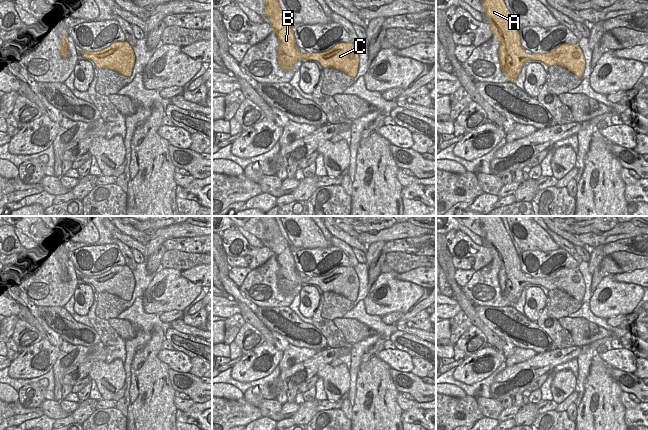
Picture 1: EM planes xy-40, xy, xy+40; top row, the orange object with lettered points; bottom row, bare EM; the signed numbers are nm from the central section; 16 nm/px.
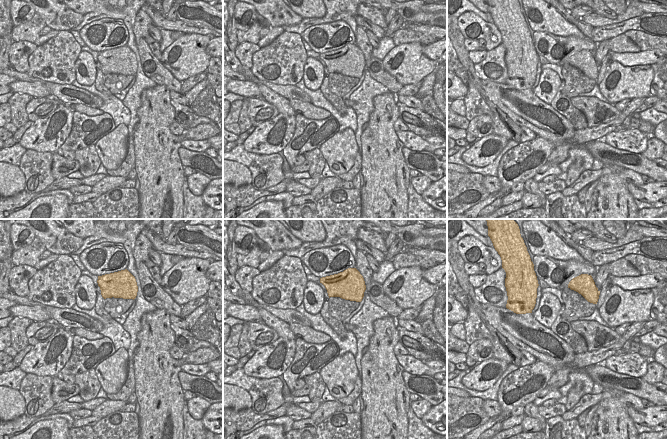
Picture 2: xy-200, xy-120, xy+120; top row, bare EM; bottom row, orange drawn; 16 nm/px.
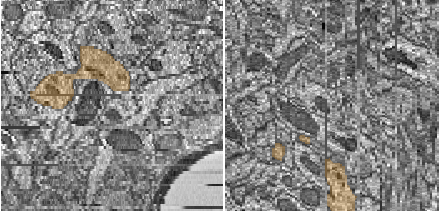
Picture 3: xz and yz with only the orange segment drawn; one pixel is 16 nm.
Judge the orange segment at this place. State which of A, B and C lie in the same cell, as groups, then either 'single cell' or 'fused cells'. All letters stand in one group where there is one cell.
A B C; single cell

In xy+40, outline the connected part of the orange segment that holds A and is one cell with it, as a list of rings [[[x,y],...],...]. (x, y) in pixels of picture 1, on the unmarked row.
[[[479,216],[490,244],[493,260],[500,265],[498,274],[502,297],[514,305],[528,284],[538,284],[546,289],[559,289],[567,292],[577,301],[585,294],[585,282],[578,268],[562,268],[547,278],[528,279],[521,270],[519,255],[508,235],[500,216]]]

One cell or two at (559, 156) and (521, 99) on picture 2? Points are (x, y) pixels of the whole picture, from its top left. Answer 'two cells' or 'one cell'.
one cell

